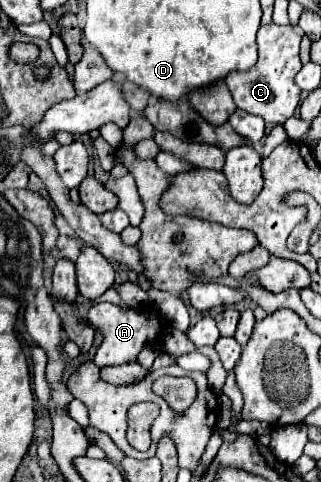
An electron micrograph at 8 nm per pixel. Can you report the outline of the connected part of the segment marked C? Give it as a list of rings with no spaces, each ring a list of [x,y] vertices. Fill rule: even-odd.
[[[269,23],[259,29],[257,33],[259,61],[255,63],[255,67],[245,73],[229,73],[229,77],[225,77],[225,85],[229,87],[239,109],[259,115],[263,117],[265,123],[273,123],[273,125],[283,125],[289,117],[293,117],[295,107],[299,105],[301,99],[301,89],[295,83],[295,75],[301,69],[301,59],[299,59],[301,37],[303,31],[297,25],[283,27]]]

